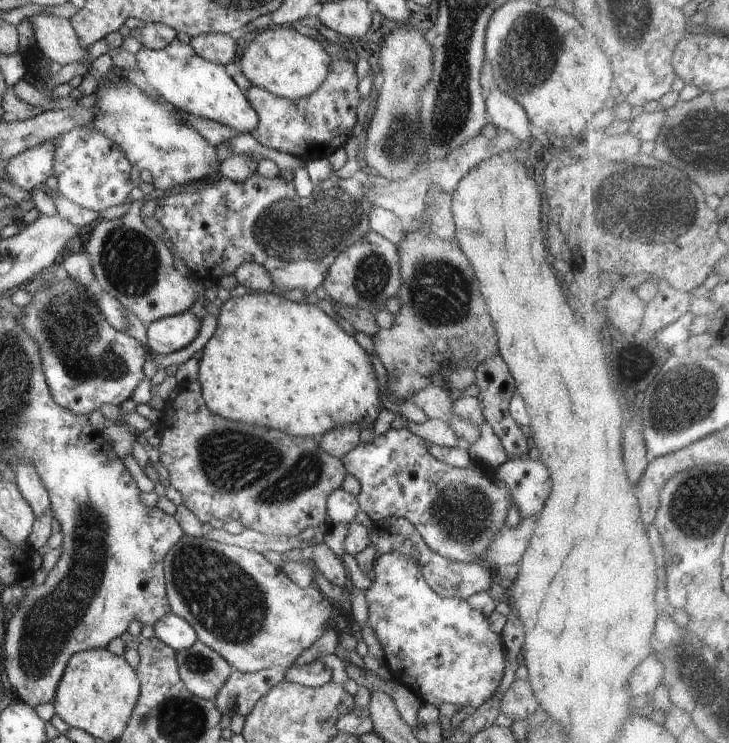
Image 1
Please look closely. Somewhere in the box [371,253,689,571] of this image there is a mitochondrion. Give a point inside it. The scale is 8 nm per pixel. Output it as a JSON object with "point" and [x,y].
{"point":[463,514]}

